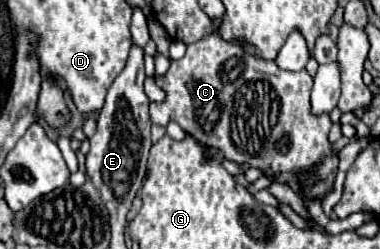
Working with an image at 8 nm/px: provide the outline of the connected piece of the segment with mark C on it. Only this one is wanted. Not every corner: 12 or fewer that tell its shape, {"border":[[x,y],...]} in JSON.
{"border":[[225,40],[171,60],[151,122],[331,190],[313,78]]}

